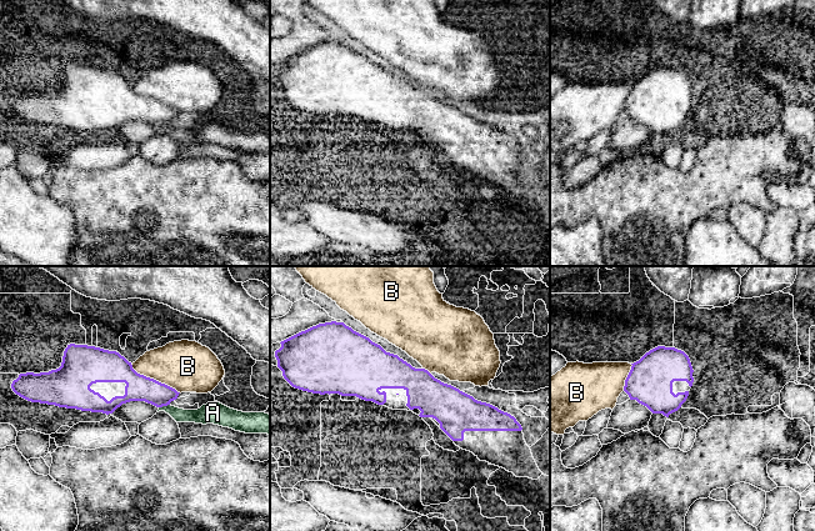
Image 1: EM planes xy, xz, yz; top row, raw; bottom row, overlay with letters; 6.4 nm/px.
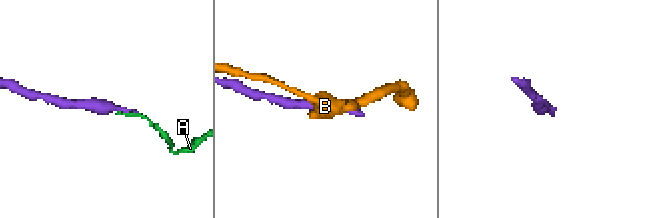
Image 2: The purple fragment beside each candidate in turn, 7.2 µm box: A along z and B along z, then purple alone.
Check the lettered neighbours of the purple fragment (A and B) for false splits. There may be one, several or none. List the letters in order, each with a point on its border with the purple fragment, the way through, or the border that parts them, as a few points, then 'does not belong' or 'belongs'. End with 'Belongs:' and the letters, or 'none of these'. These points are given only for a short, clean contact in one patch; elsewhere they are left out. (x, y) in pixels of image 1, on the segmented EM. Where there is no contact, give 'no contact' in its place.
A: xy (164, 405) | along xy (169, 404), (159, 407) | does not belong
B: xy (155, 380) | does not belong
Belongs: none of these

